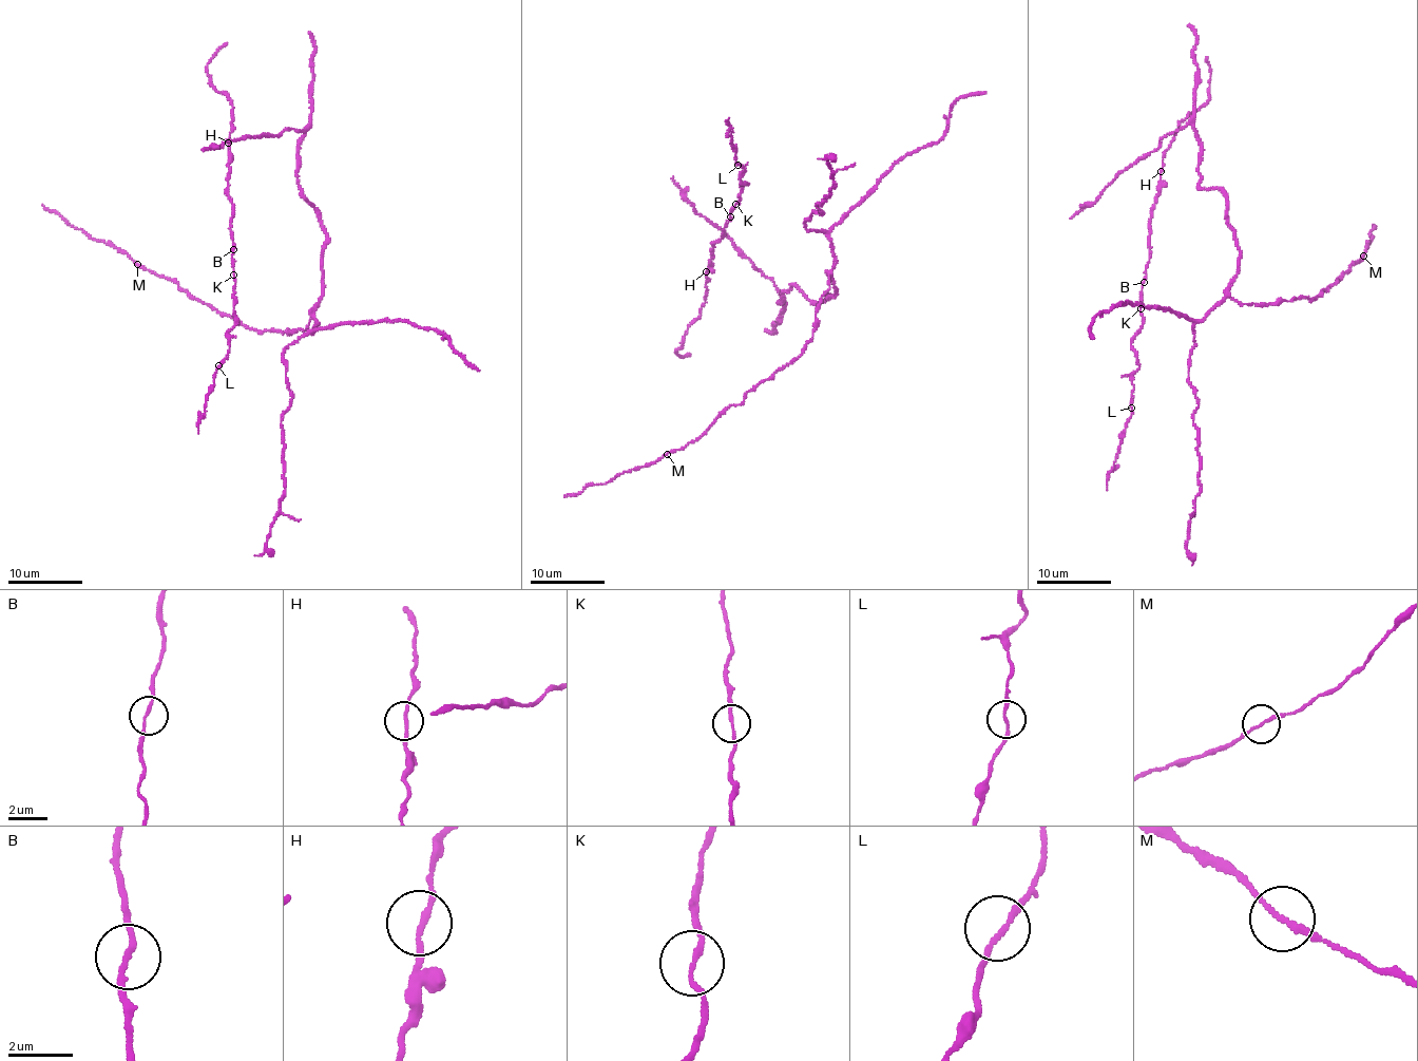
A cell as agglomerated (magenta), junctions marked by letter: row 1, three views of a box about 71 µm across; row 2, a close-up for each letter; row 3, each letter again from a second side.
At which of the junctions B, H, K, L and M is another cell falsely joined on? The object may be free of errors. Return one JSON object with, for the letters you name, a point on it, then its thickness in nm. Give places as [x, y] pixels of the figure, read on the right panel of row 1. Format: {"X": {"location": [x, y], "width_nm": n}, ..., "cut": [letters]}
{"cut": []}

